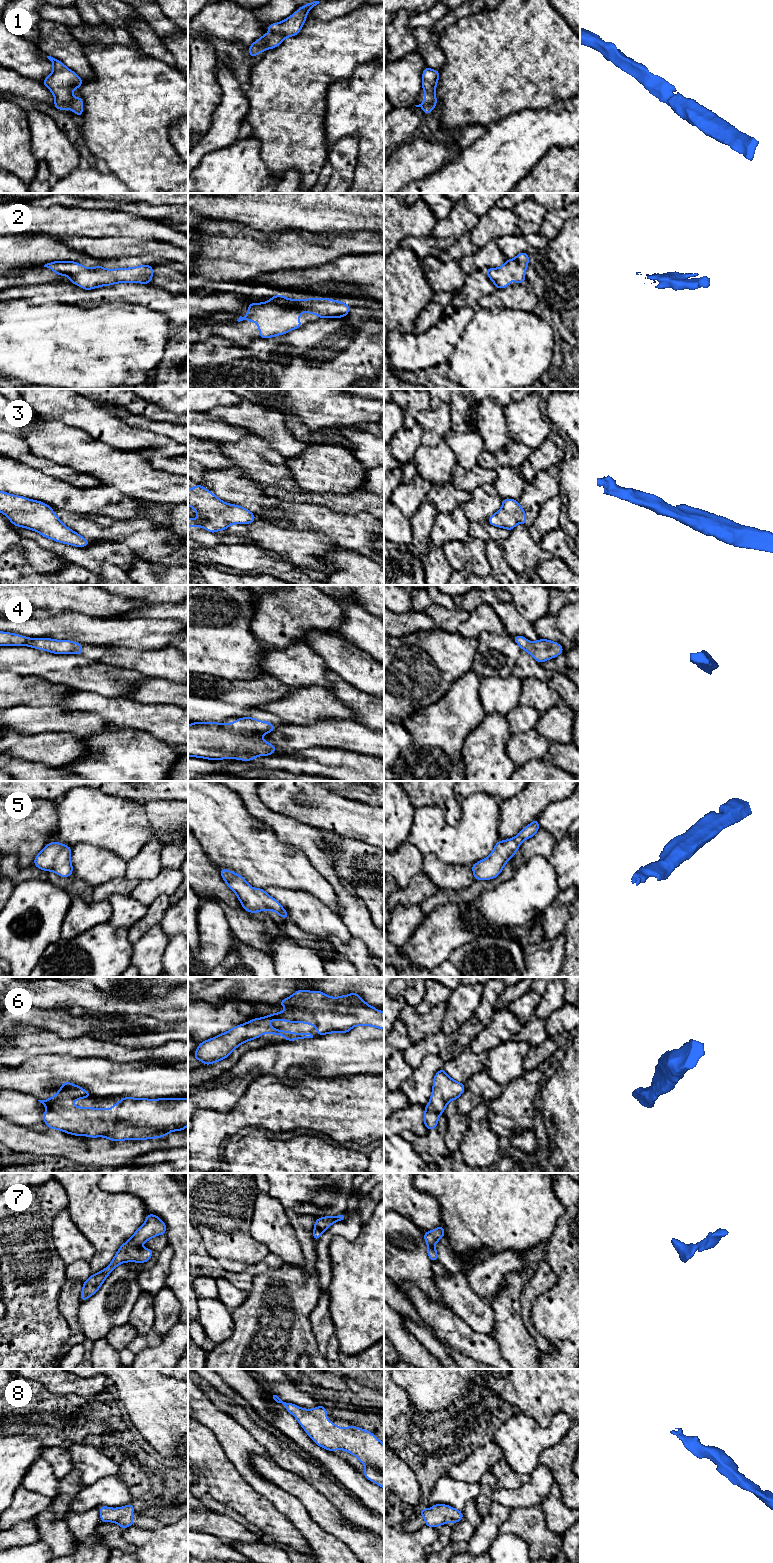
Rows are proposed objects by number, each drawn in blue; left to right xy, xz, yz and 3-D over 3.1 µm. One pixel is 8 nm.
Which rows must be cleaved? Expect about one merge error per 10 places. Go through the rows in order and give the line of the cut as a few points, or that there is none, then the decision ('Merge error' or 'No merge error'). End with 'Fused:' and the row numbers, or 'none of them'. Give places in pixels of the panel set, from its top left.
1: No split. No merge error
2: No split. No merge error
3: No split. No merge error
4: No split. No merge error
5: No split. No merge error
6: No split. No merge error
7: No split. No merge error
8: No split. No merge error
Fused: none of them

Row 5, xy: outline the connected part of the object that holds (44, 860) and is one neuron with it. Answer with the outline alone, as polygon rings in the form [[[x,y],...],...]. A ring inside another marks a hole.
[[[48,843],[35,857],[33,864],[45,871],[55,872],[62,878],[67,878],[73,874],[70,854],[72,847],[63,843]]]

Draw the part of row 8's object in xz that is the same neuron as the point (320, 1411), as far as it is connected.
[[[273,1395],[277,1403],[282,1403],[306,1431],[308,1436],[320,1447],[328,1450],[345,1450],[354,1455],[366,1468],[363,1475],[373,1483],[384,1489],[384,1444],[372,1433],[356,1426],[340,1428],[326,1418],[325,1406],[319,1405],[315,1409],[303,1409],[293,1403],[283,1402],[277,1395]]]

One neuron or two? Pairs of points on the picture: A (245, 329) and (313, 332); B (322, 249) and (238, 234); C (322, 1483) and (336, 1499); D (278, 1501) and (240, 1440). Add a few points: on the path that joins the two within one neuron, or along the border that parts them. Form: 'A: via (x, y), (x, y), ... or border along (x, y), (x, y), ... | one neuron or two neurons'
A: border along (258, 337), (248, 344), (235, 343) | two neurons
B: via (301, 249), (259, 249) | one neuron
C: via (326, 1487), (334, 1495) | one neuron
D: via (262, 1487), (243, 1467), (240, 1456) | one neuron

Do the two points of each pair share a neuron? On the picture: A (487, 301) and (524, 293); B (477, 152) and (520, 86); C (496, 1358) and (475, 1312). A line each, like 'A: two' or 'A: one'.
A: one
B: two
C: two

